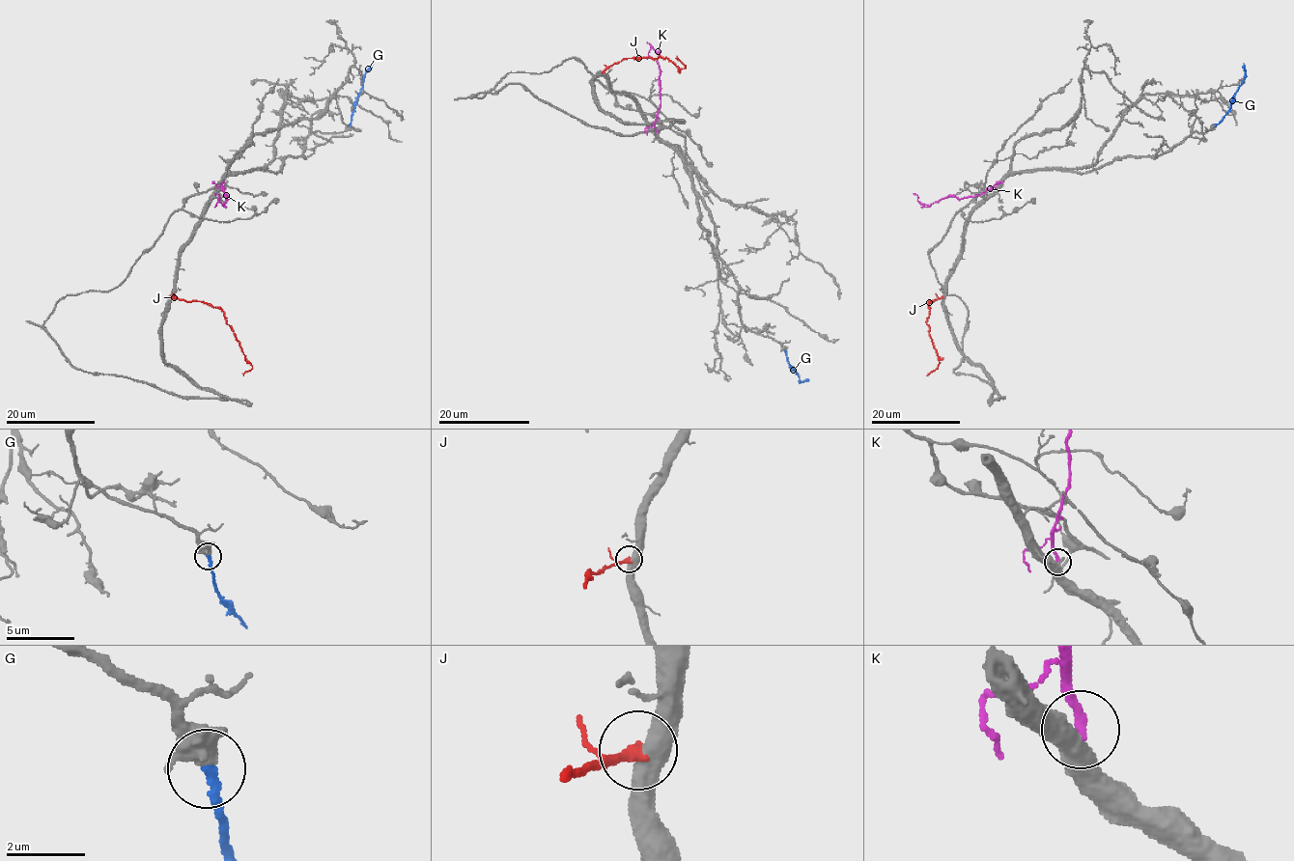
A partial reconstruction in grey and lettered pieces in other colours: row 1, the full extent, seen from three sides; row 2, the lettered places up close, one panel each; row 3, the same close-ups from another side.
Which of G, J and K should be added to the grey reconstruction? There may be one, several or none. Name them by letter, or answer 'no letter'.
G

